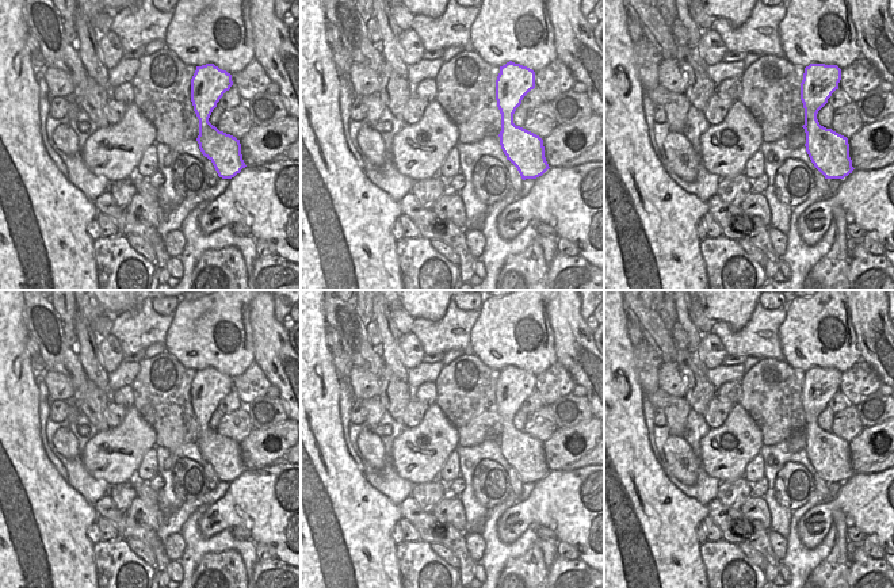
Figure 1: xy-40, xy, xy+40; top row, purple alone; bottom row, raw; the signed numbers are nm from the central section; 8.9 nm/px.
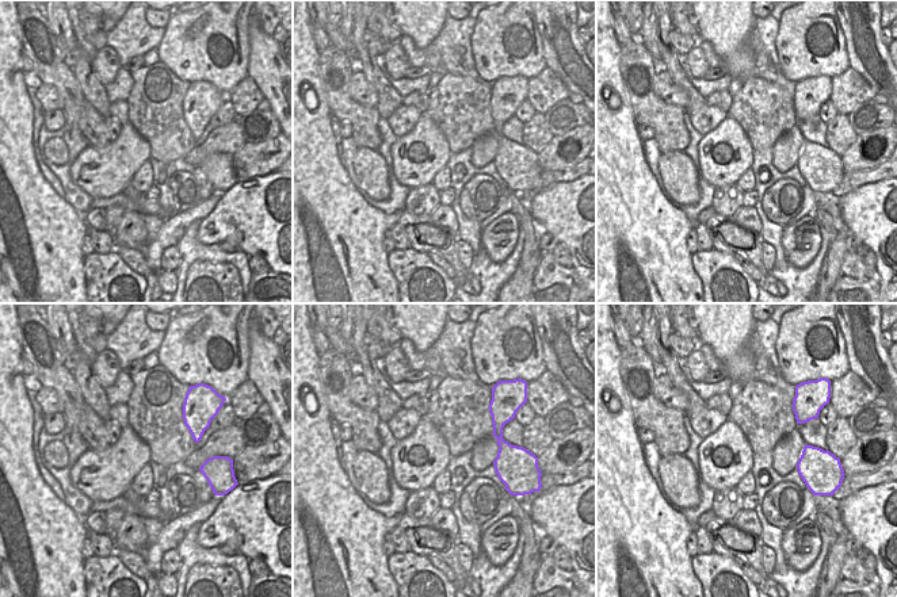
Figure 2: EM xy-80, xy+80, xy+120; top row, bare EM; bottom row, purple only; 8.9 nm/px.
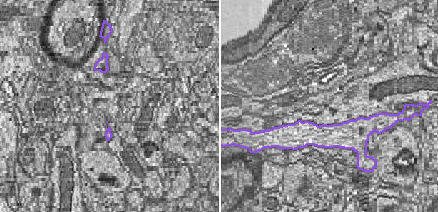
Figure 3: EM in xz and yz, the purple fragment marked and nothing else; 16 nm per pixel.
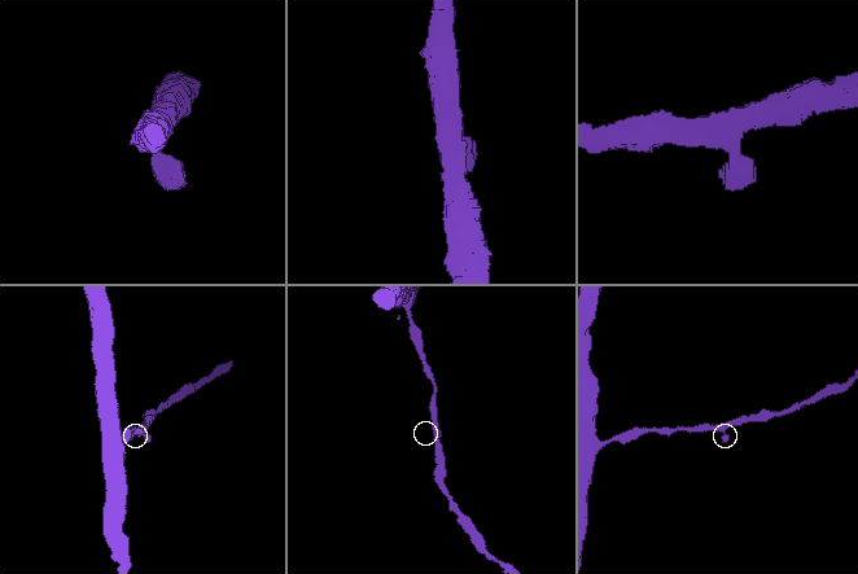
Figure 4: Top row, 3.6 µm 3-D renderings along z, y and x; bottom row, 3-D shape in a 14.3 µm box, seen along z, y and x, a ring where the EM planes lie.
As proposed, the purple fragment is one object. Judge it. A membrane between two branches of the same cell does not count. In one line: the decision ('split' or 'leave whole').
leave whole

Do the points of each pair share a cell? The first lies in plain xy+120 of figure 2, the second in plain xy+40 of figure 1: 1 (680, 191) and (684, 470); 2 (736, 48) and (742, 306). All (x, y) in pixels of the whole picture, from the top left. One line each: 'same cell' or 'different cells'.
1: same cell
2: same cell

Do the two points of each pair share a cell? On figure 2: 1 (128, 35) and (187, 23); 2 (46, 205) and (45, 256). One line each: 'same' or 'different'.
1: different
2: same

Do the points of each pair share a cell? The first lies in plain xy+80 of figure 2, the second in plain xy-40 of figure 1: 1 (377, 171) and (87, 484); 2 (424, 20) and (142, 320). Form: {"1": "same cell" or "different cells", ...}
{"1": "different cells", "2": "different cells"}

